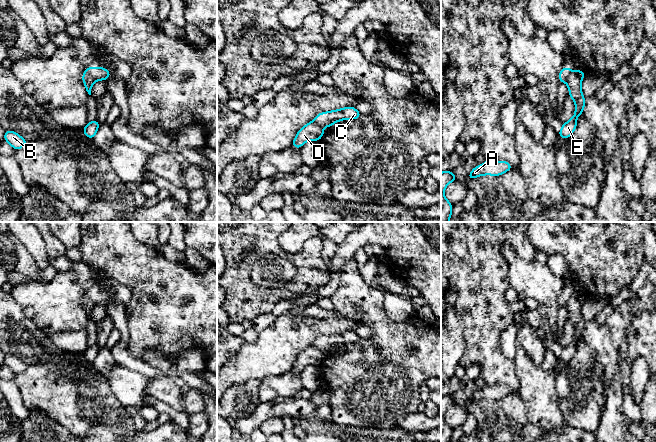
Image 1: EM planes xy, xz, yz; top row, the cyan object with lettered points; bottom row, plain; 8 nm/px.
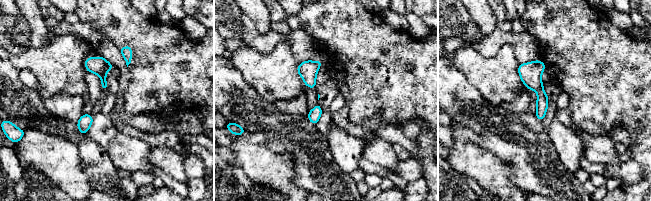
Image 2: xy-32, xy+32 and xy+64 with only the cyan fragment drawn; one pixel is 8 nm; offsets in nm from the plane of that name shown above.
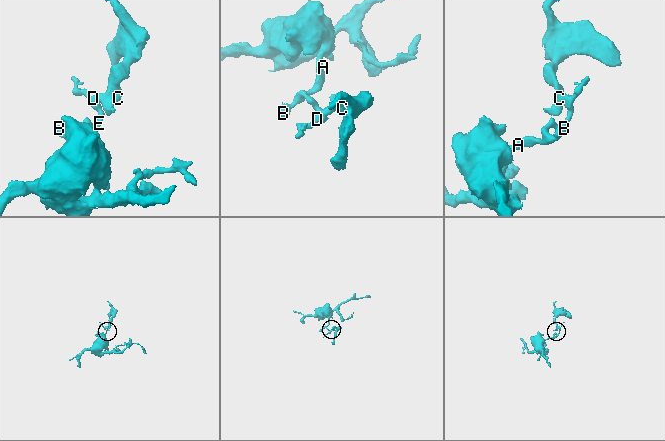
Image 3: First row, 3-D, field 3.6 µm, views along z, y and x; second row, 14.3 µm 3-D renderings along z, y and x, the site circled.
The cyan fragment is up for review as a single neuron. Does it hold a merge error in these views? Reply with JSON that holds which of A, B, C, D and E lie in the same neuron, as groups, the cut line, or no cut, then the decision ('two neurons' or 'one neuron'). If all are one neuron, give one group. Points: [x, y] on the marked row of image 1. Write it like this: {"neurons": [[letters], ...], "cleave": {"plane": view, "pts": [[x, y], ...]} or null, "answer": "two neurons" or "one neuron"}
{"neurons": [["A", "B", "D", "E"], ["C"]], "cleave": {"plane": "xy", "pts": [[85, 70], [95, 80]]}, "answer": "two neurons"}

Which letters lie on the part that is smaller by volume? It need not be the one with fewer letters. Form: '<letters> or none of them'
C

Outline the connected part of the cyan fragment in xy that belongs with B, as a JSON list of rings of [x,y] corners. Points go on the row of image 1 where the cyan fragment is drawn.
[[[6,130],[4,134],[4,140],[7,141],[14,150],[21,149],[27,144],[27,140],[22,138],[15,131]]]

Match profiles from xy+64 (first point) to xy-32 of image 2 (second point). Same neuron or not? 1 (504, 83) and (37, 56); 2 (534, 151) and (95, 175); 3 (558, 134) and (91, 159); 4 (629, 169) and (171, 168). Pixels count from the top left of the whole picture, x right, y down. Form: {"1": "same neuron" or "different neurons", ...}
{"1": "same neuron", "2": "same neuron", "3": "different neurons", "4": "different neurons"}

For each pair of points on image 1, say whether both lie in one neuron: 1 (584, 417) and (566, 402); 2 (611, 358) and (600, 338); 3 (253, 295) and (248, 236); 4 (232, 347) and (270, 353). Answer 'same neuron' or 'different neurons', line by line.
1: same neuron
2: same neuron
3: same neuron
4: different neurons

